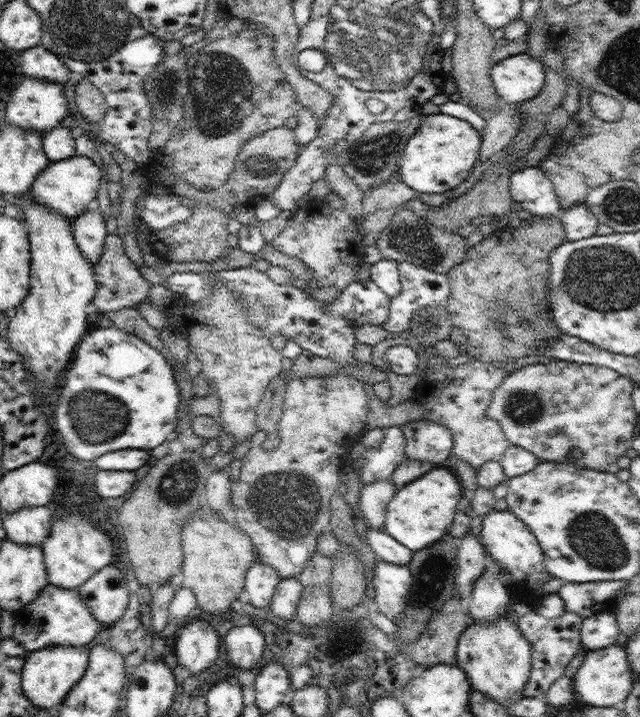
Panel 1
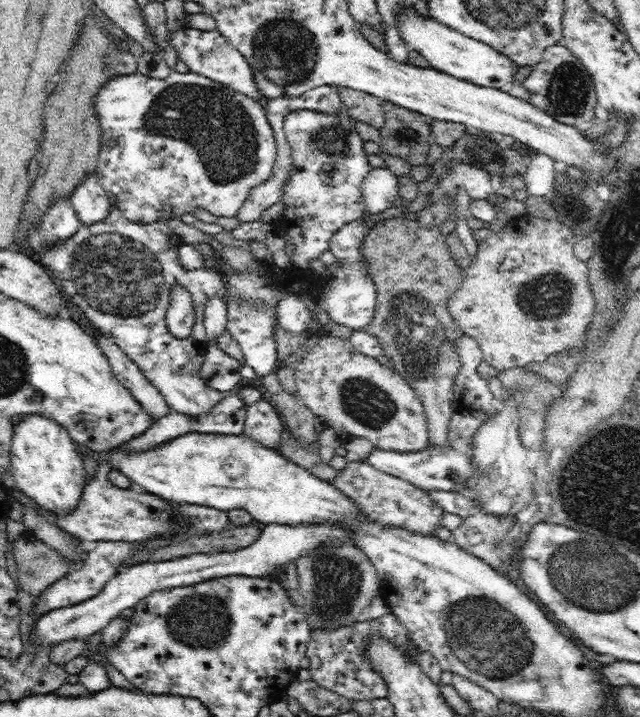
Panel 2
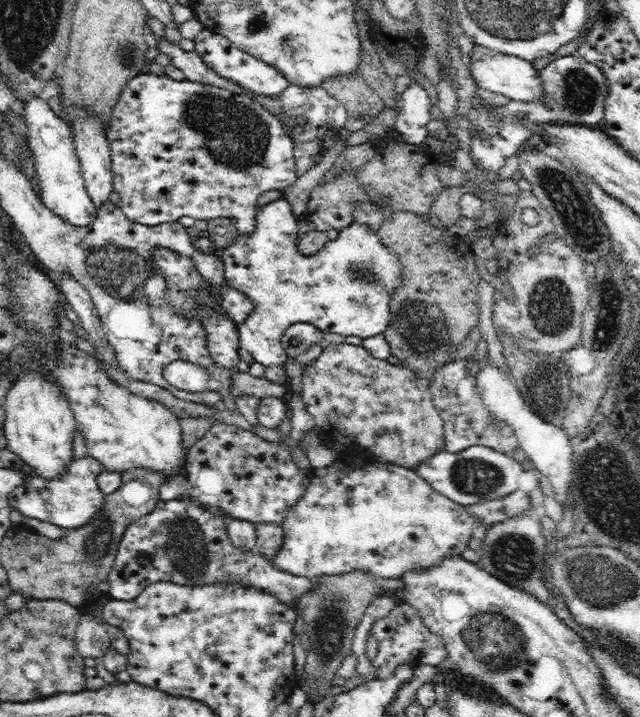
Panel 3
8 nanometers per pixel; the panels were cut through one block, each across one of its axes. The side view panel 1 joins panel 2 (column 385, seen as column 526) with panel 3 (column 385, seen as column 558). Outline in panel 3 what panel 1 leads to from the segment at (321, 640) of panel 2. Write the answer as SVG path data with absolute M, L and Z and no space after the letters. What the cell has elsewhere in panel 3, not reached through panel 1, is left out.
M402 602L392 608L392 612L386 618L380 618L372 626L371 634L378 642L378 653L371 663L374 679L385 679L394 674L396 668L410 664L415 669L421 669L424 665L439 666L447 657L447 647L438 634L433 634L422 621L418 610L412 605Z

